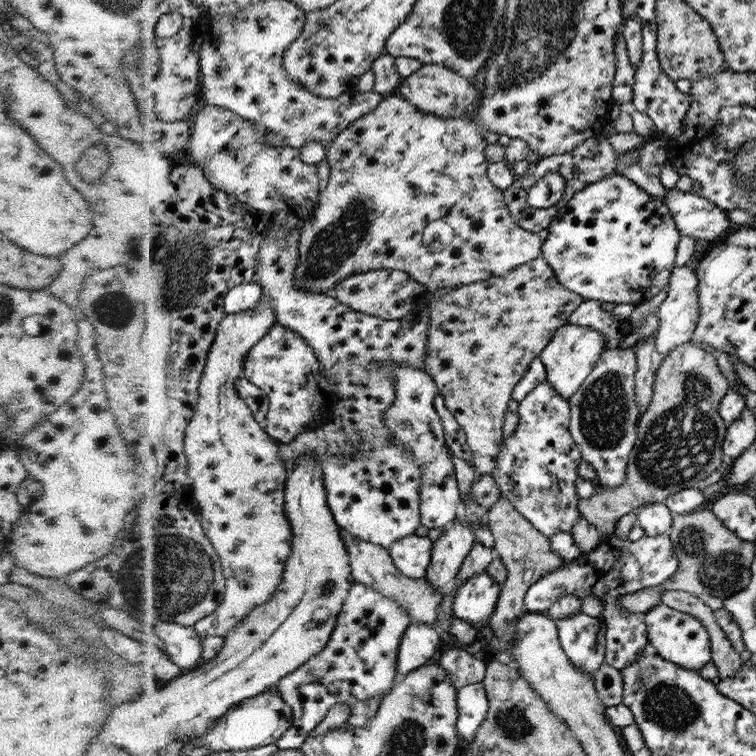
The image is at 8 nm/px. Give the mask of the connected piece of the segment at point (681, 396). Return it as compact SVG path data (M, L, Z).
M694 342L675 346L661 362L656 371L653 395L645 413L638 420L638 442L631 451L627 464L627 478L619 486L600 488L590 498L579 498L578 507L585 519L602 537L615 532L618 521L624 516L636 513L647 503L663 503L675 492L684 489L698 489L698 482L708 478L723 465L723 440L726 422L719 415L720 400L730 390L728 381L712 360L712 353Z

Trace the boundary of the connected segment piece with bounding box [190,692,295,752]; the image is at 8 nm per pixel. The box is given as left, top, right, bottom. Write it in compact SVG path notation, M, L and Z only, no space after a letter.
M264 693L245 700L219 720L206 737L190 740L190 743L207 746L216 751L249 751L259 749L283 738L295 723L295 709L279 693Z

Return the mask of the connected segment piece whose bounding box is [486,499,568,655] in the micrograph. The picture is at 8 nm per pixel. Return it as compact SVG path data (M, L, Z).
M499 499L487 513L486 522L494 536L492 558L500 558L500 562L506 565L507 570L506 583L500 586L502 591L499 595L499 602L488 624L500 643L500 655L503 655L510 647L514 647L516 625L519 618L527 613L527 592L539 580L546 579L548 575L558 571L568 561L554 554L549 537L536 529L509 500Z

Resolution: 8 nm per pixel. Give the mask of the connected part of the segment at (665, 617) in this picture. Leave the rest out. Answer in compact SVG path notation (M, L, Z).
M657 604L644 614L650 649L680 668L700 671L711 663L711 639L705 623L691 613L680 612L669 605Z

